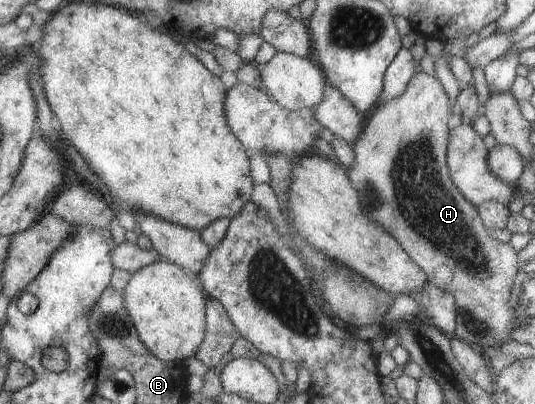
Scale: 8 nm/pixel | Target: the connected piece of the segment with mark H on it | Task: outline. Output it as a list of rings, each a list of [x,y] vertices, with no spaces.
[[[423,71],[415,73],[400,95],[382,103],[365,120],[360,135],[351,144],[354,159],[346,175],[365,214],[397,241],[424,272],[425,279],[454,298],[456,327],[453,334],[480,351],[506,337],[516,327],[511,283],[518,270],[517,250],[487,234],[476,207],[467,202],[449,176],[446,146],[447,120],[451,114],[449,100],[437,78]]]

